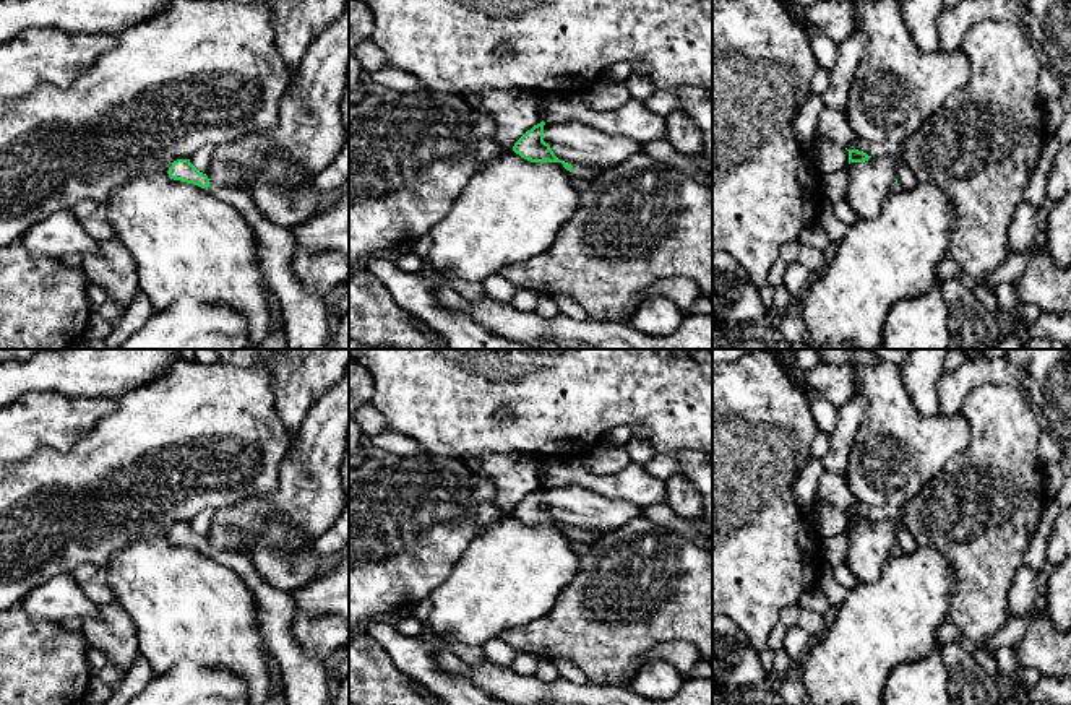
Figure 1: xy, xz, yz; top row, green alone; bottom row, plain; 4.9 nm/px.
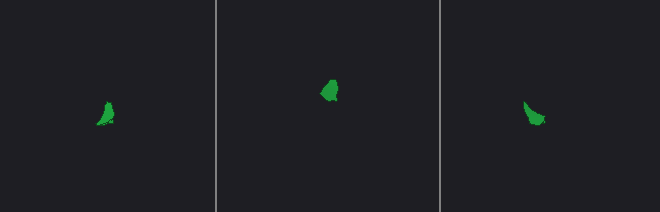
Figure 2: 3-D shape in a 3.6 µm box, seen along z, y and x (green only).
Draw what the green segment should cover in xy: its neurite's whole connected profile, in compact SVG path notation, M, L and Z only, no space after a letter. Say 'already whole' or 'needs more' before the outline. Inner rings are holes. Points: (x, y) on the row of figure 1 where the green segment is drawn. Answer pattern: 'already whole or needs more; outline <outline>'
needs more; outline M190 159L174 161L167 174L174 180L209 190L237 210L255 232L256 262L281 304L287 349L326 349L336 325L334 312L328 305L328 296L308 291L297 281L292 270L297 250L292 231L269 223L245 190L211 184Z

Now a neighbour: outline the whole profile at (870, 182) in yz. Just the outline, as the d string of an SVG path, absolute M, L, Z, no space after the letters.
M883 156L870 158L865 162L850 162L847 174L847 203L858 219L876 218L897 180L894 159Z

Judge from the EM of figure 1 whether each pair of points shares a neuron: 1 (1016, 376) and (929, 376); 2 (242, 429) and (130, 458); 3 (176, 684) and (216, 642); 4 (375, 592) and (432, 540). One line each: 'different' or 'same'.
1: different
2: same
3: different
4: same

